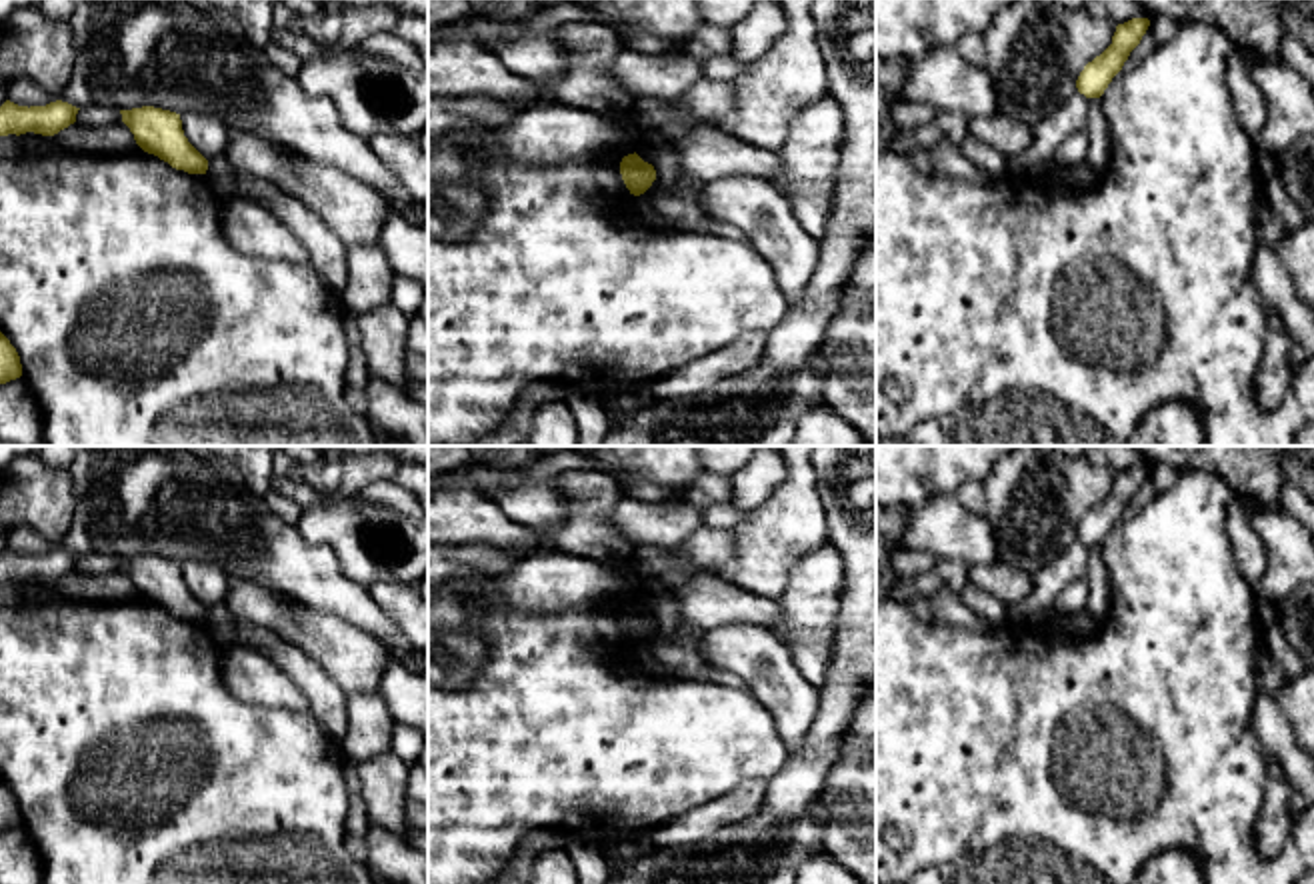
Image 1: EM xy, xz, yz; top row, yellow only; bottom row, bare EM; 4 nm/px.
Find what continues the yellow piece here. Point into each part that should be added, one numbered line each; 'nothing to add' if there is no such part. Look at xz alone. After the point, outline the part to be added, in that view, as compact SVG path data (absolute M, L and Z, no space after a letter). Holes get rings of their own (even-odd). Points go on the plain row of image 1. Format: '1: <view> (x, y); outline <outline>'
nothing to add

